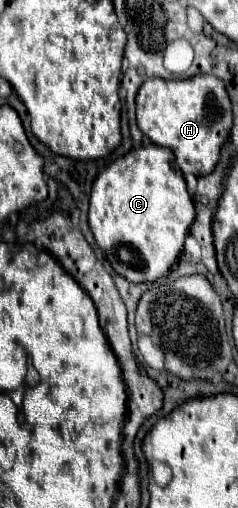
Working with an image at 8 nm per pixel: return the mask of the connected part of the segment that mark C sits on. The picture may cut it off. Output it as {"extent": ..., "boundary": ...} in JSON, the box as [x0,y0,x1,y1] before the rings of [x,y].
{"extent":[88,144,194,282],"boundary":[[[156,144],[130,150],[126,156],[114,160],[104,172],[100,172],[92,184],[88,214],[90,230],[112,268],[130,282],[154,282],[168,274],[182,254],[184,238],[194,222],[194,216],[192,196],[188,194],[182,172],[174,164],[174,154]]]}

